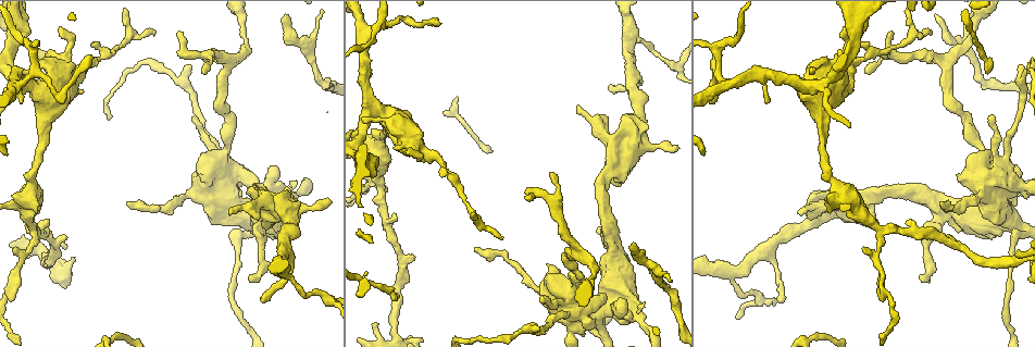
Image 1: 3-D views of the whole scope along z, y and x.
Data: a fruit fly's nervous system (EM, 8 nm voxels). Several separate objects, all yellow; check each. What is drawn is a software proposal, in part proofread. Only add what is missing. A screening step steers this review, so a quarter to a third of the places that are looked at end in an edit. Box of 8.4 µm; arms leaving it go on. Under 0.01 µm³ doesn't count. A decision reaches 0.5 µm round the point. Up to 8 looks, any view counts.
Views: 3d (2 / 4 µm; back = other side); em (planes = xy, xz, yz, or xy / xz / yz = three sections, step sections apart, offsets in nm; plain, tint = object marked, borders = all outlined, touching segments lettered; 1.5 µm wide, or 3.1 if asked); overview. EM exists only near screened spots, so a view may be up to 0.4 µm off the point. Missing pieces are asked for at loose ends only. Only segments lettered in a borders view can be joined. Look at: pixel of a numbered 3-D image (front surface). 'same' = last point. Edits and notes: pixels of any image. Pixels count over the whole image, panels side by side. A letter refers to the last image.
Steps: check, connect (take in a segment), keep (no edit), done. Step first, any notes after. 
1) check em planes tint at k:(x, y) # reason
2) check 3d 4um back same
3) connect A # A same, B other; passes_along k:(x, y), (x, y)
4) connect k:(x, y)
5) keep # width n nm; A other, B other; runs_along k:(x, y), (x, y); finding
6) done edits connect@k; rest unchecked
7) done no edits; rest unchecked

check em planes borders at 1:(893, 32)

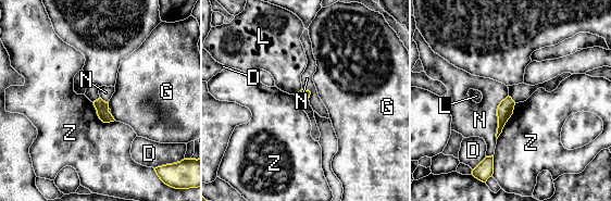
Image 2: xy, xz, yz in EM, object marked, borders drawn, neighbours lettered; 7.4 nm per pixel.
keep # D other, G other, L other, N other, Z other; border 2:(508, 95), (497, 109), (496, 138); none of them fits

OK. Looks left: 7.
check 3d 4um at 1:(59, 26) # branch stops here

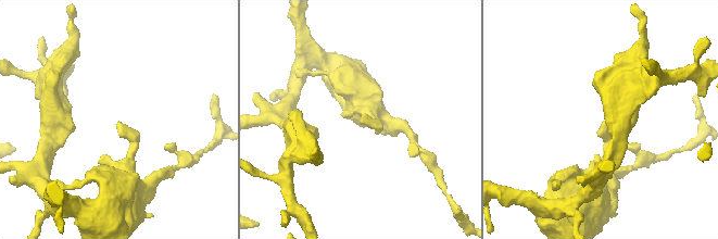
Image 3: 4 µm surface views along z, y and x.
check em planes borders at 3:(364, 124)

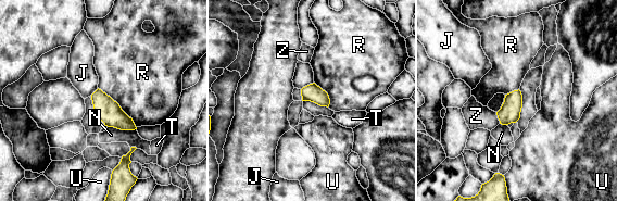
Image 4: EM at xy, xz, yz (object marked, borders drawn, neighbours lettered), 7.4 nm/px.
keep # width 130 nm; J other, N other, R other, T other, U other, Z other; border 4:(98, 87), (118, 104), (136, 127); none of them fits

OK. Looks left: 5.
check em planes borders at 1:(264, 302) # thin end

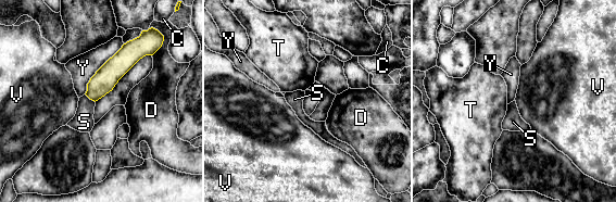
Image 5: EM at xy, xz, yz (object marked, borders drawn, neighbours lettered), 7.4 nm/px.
keep # longest_contact Y 480 nm; C other, D other, S other, T other, V other, Y other; none of them fits

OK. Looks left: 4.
done no edits; rest unchecked

